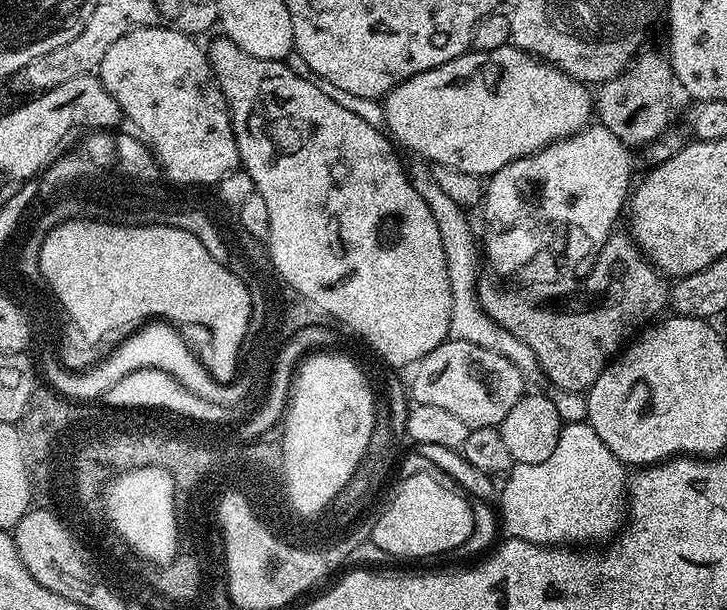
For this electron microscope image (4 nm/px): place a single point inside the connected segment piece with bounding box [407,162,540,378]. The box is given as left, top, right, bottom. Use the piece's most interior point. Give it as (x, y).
(453, 189)

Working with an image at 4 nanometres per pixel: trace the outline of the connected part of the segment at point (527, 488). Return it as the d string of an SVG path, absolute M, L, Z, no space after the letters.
M557 391L553 400L560 420L565 423L560 429L558 446L554 446L554 454L550 454L546 462L516 464L508 473L499 489L498 499L498 516L503 531L505 528L511 539L545 546L611 541L626 520L625 465L584 422L587 419L587 399L581 393Z

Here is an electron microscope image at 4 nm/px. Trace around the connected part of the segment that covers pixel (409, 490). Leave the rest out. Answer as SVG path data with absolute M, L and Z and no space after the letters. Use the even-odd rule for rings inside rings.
M426 473L406 477L399 481L400 489L396 497L385 507L373 528L371 543L376 543L384 552L392 556L436 556L439 552L455 553L458 546L466 542L472 533L471 503L455 487L447 488L444 482L430 478Z

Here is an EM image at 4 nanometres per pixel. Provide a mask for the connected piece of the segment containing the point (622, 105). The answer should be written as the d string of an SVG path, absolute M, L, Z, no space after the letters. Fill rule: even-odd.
M644 50L629 64L622 76L607 80L594 92L594 112L599 123L614 134L629 149L640 150L652 140L658 140L670 128L672 88L677 87L672 64L663 51Z

